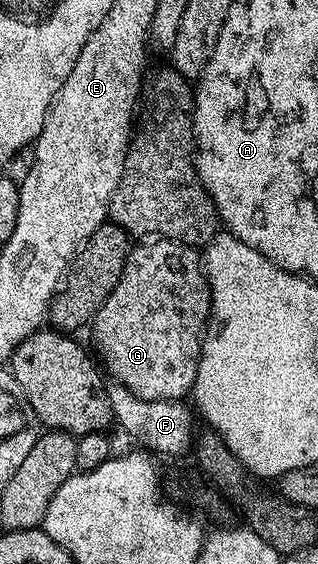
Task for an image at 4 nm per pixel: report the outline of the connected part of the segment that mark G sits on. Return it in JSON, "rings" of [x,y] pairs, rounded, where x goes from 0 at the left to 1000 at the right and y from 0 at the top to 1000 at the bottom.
{"rings":[[[472,422],[456,429],[434,429],[409,441],[409,449],[396,452],[390,465],[390,479],[377,486],[377,500],[365,500],[365,507],[352,514],[352,521],[340,521],[340,528],[327,535],[327,543],[314,543],[314,550],[299,557],[289,569],[289,583],[296,582],[296,603],[308,608],[305,629],[321,629],[318,644],[333,644],[330,658],[358,665],[355,672],[368,679],[387,681],[403,691],[415,691],[421,699],[453,706],[456,709],[572,709],[601,700],[610,686],[610,672],[623,661],[623,637],[642,629],[635,615],[635,598],[648,592],[648,571],[660,564],[660,505],[648,502],[648,484],[642,480],[638,463],[629,459],[629,447],[619,438],[566,433],[557,426],[528,426],[519,422]]]}

